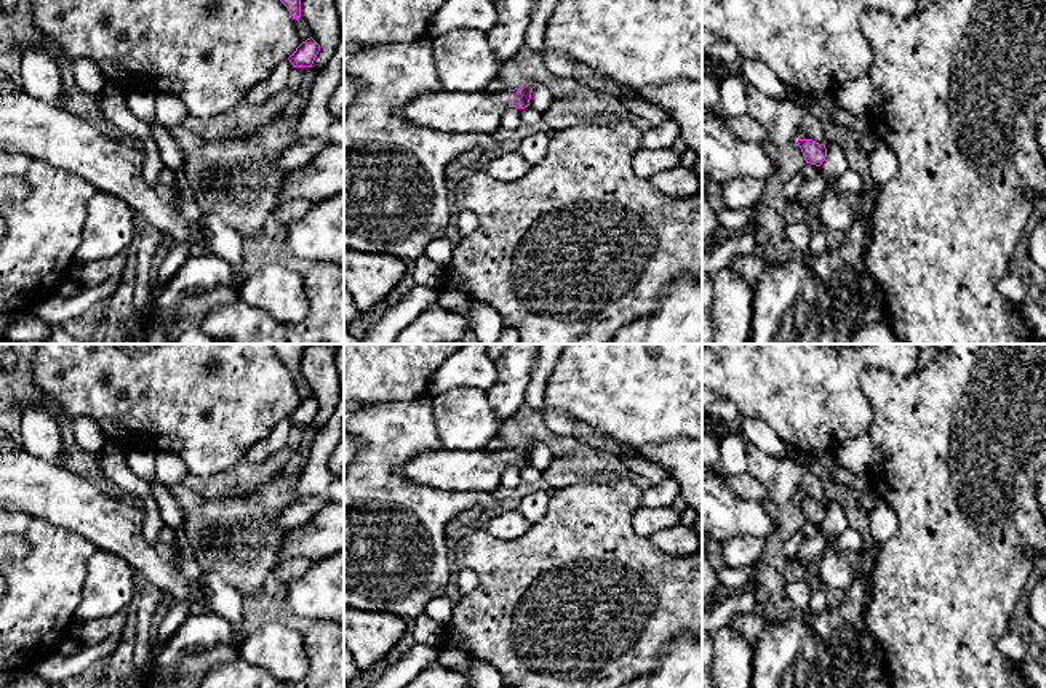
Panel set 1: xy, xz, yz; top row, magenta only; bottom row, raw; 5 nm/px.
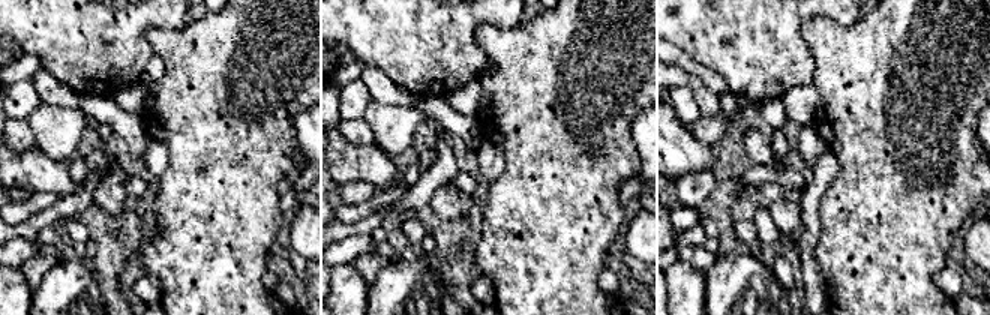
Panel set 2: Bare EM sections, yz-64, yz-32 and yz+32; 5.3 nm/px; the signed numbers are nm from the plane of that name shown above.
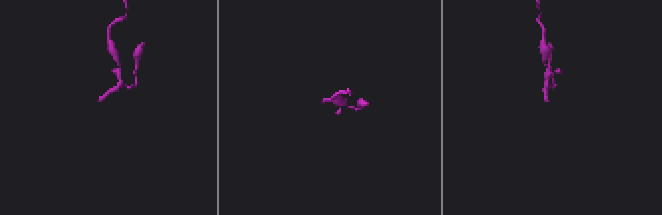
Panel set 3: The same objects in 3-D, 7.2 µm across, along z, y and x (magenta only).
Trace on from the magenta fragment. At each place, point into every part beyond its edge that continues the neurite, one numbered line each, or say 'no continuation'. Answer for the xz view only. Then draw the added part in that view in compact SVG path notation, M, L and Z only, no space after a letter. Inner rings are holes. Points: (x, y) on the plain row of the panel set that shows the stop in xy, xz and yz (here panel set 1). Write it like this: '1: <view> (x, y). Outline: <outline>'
1: xz (447, 469). Outline: M509 448L435 450L424 451L403 464L403 477L409 482L446 491L494 493L501 475L509 467Z

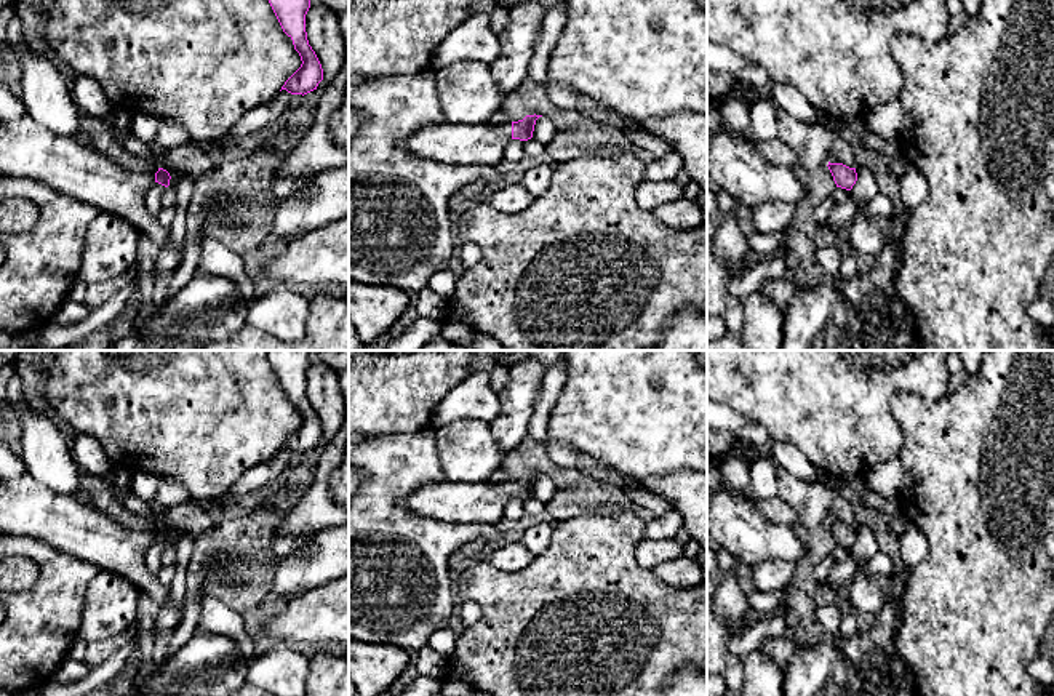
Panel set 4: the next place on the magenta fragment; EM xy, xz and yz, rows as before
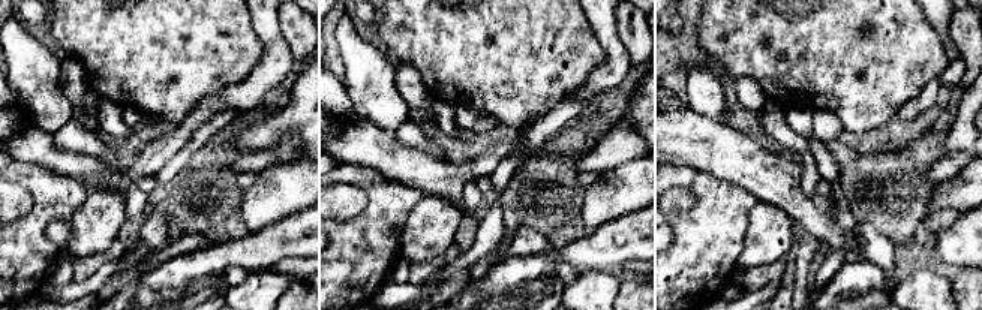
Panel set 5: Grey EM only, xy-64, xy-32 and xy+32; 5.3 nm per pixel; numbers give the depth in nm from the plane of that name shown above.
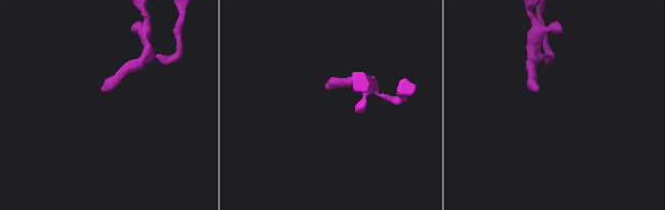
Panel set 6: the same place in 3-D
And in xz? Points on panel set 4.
1: xz (450, 501). Outline: M512 480L438 482L427 483L406 496L406 509L413 514L449 523L497 525L504 507L512 499Z

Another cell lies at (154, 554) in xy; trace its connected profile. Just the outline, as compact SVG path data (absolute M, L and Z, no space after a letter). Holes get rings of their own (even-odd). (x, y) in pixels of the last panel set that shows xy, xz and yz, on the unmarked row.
M154 539L154 544L146 552L146 565L149 571L155 576L158 576L160 570L163 568L163 563L162 563L163 549L165 549L165 544Z

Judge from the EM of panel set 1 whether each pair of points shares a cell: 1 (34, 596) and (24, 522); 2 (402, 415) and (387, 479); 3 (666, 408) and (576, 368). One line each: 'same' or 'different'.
1: same
2: same
3: same

